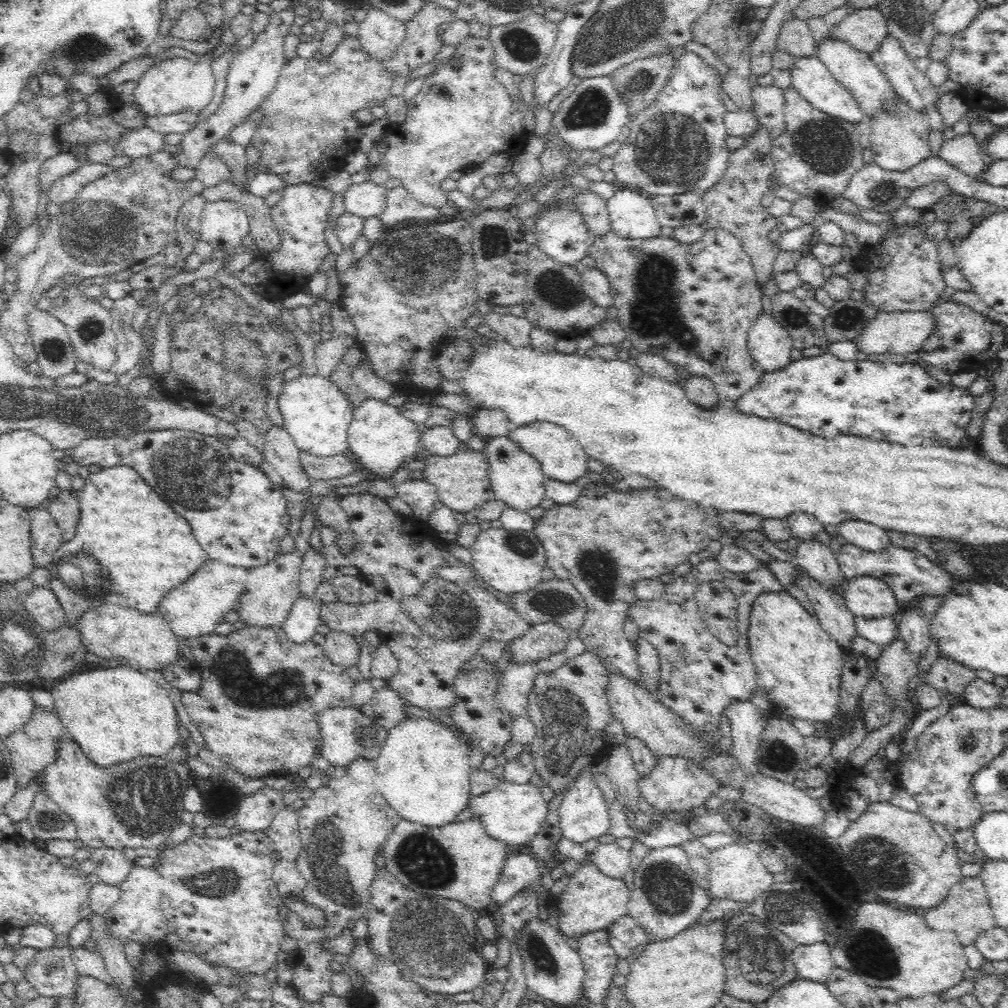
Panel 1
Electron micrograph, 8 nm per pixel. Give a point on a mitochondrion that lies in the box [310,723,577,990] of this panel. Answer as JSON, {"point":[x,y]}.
{"point":[433,945]}

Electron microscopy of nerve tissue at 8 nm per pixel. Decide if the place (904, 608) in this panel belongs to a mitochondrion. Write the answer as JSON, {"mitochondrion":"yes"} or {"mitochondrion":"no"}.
{"mitochondrion":"no"}

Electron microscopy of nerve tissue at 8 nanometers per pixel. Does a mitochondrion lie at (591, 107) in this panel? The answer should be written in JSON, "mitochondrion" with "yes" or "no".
{"mitochondrion":"yes"}

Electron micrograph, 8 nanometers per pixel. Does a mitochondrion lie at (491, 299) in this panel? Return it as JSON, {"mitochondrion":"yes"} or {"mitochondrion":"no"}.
{"mitochondrion":"no"}

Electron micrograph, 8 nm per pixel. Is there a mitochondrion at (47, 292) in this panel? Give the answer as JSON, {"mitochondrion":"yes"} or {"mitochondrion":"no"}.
{"mitochondrion":"no"}

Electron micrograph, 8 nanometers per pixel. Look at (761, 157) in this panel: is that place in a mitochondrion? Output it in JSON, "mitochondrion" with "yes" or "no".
{"mitochondrion":"no"}

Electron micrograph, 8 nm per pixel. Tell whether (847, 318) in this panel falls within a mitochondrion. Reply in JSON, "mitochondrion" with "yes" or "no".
{"mitochondrion":"yes"}

